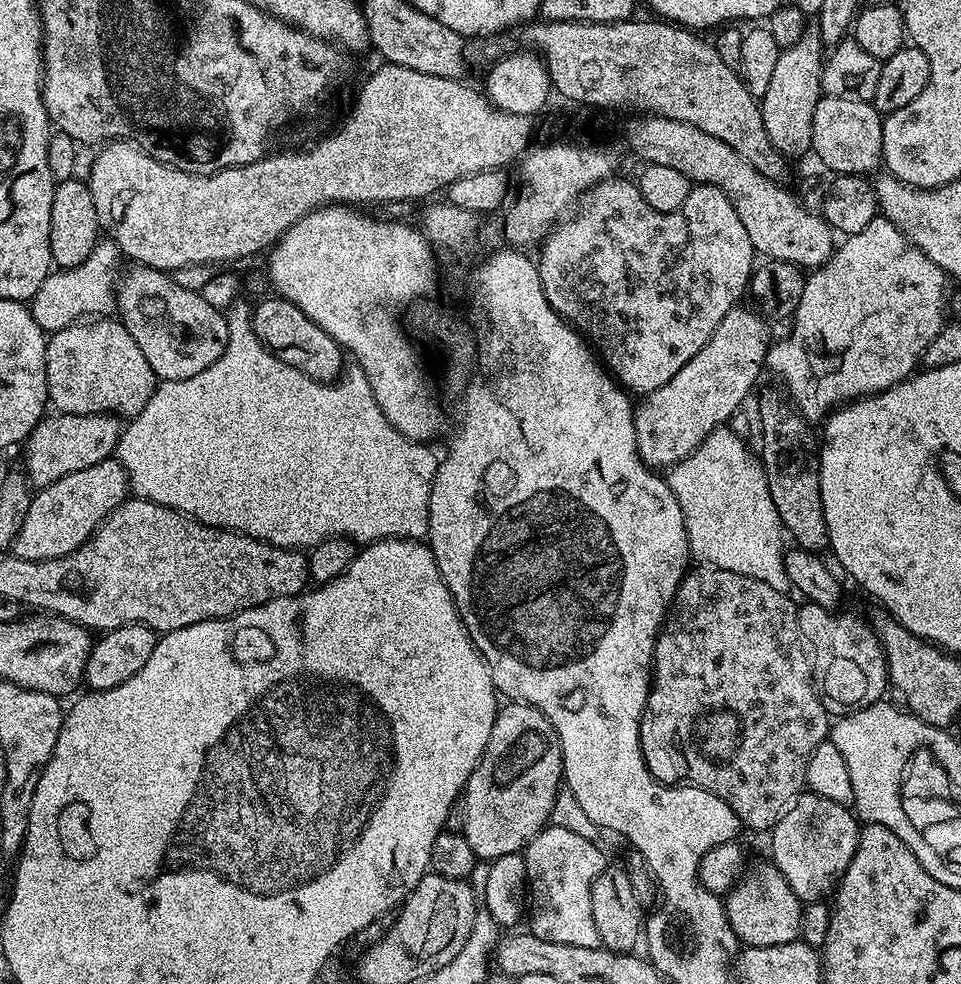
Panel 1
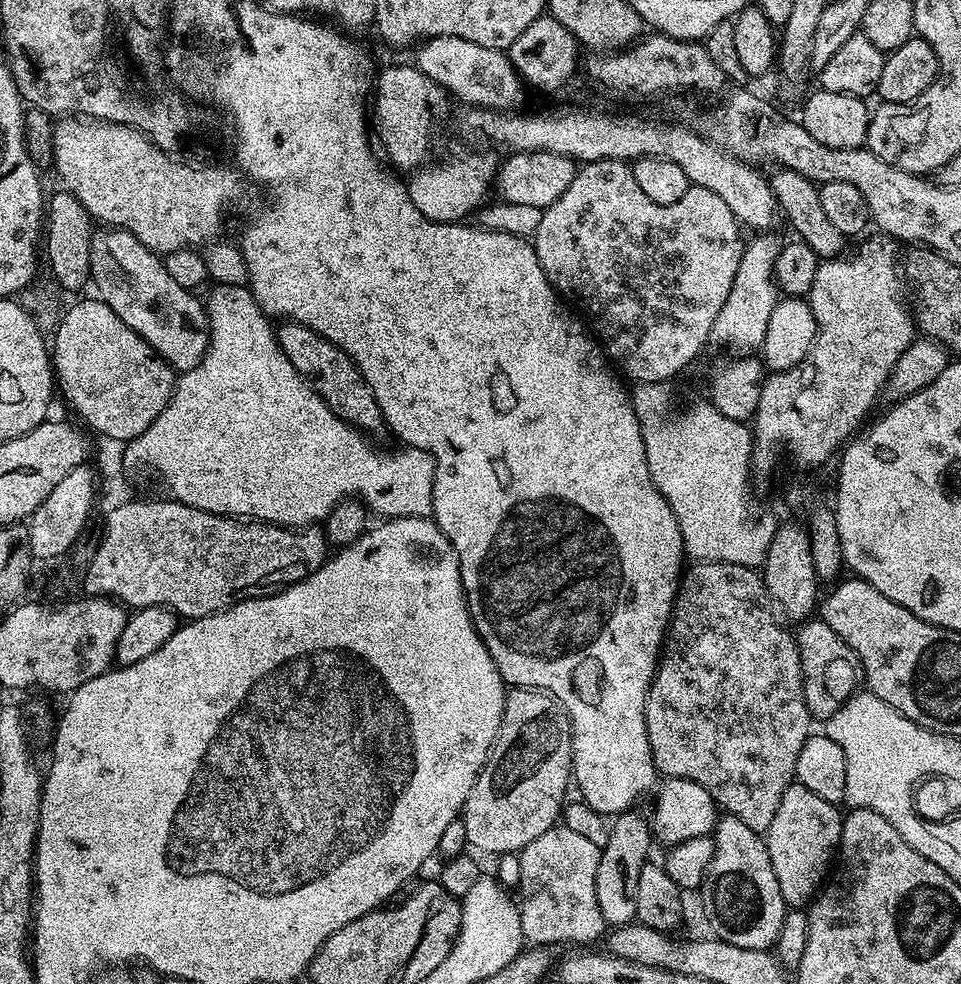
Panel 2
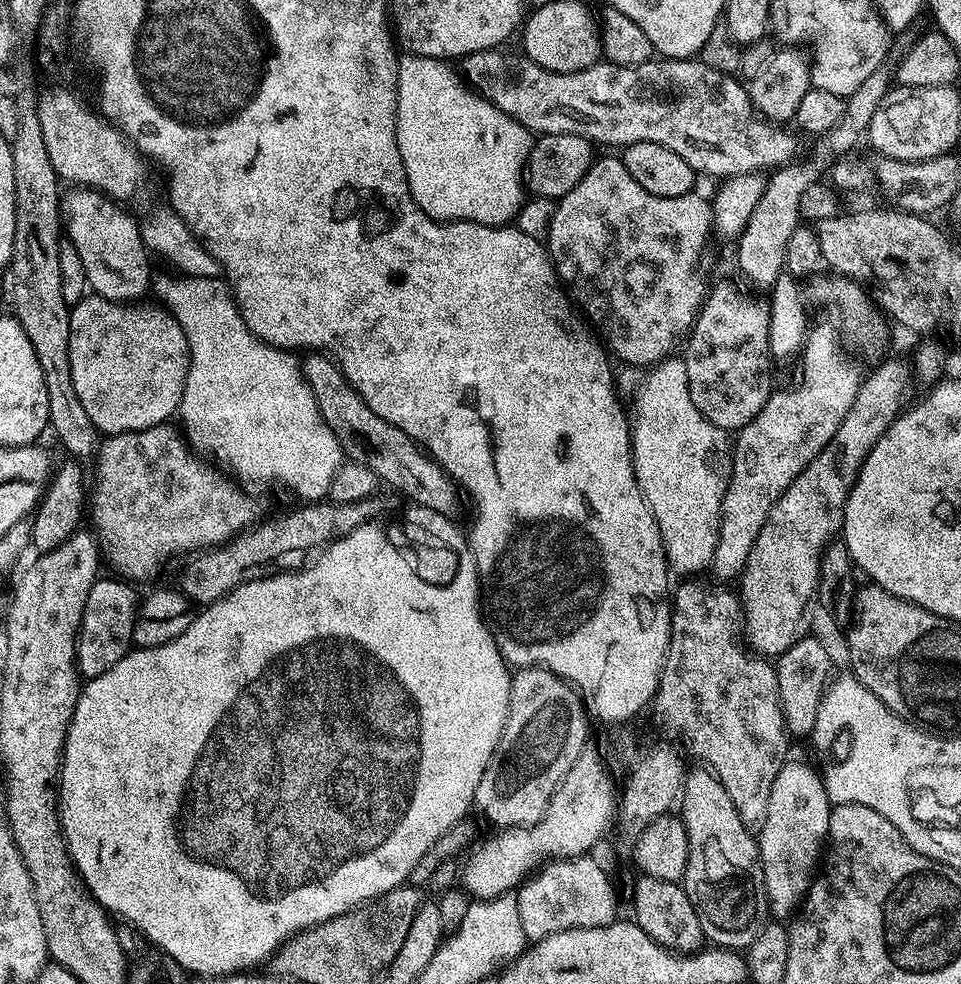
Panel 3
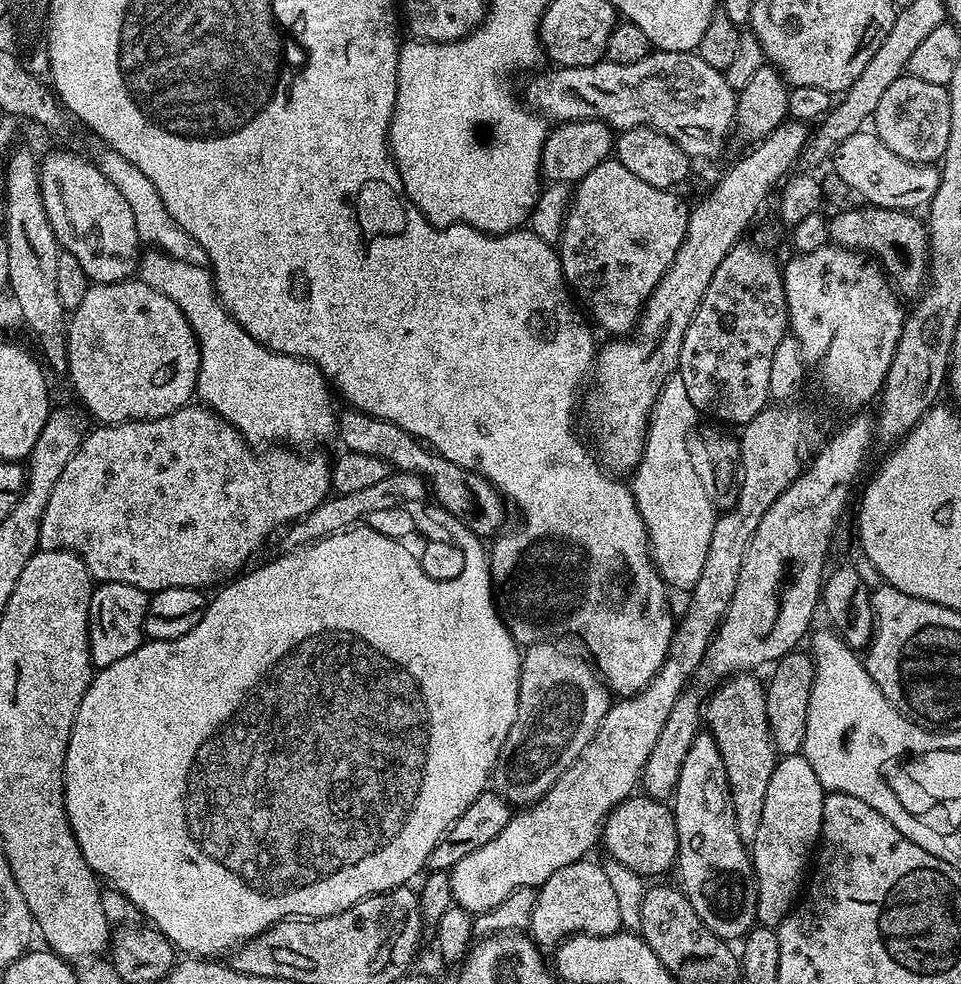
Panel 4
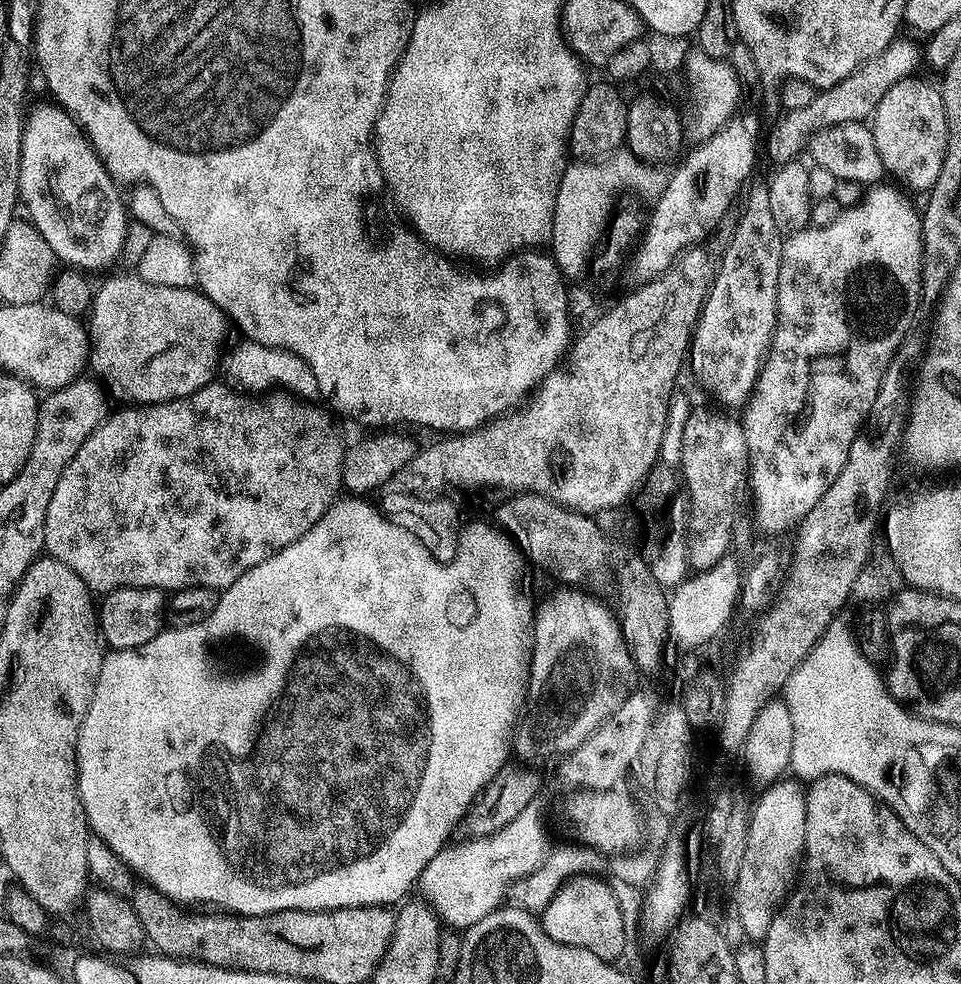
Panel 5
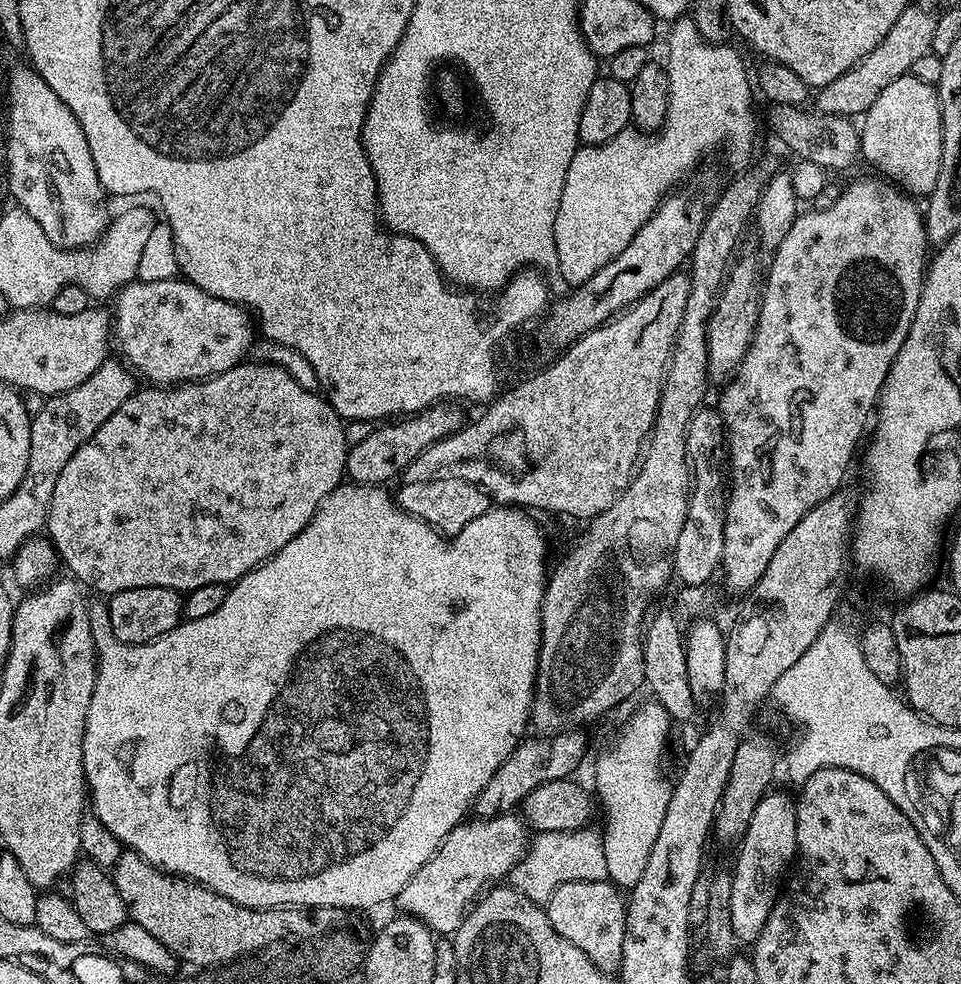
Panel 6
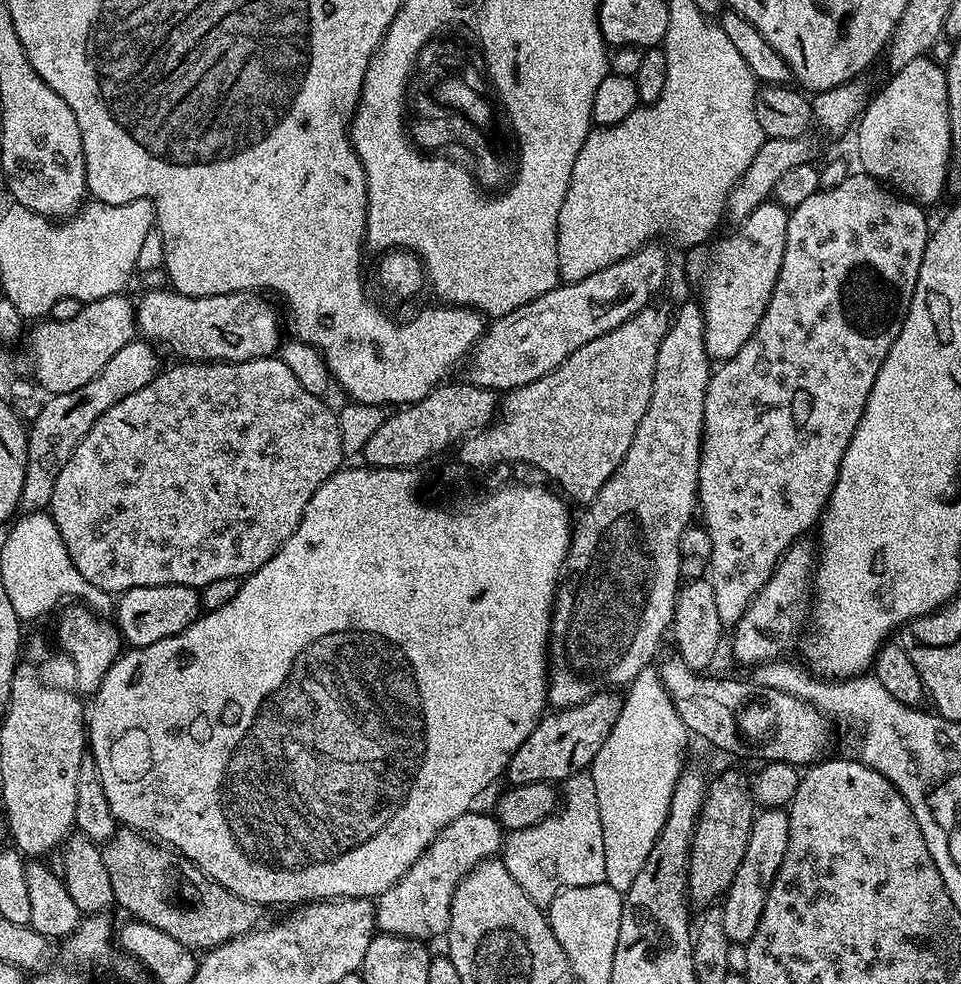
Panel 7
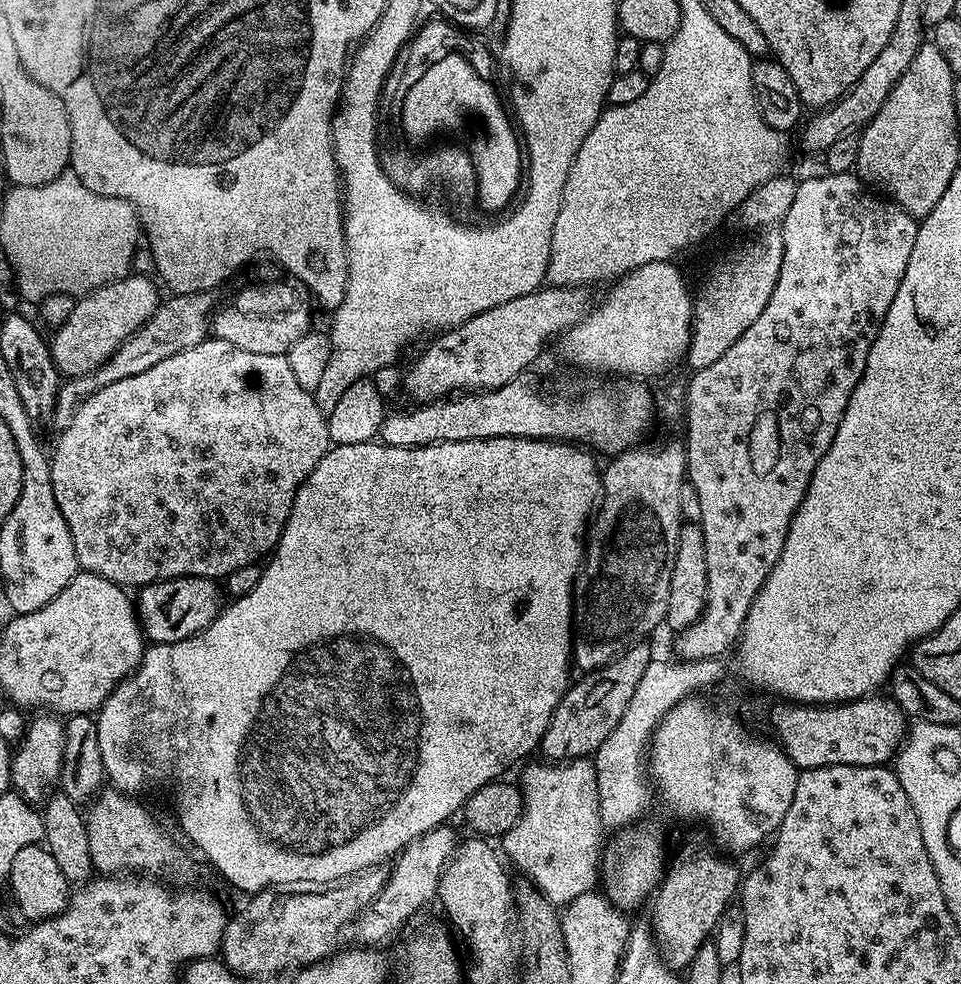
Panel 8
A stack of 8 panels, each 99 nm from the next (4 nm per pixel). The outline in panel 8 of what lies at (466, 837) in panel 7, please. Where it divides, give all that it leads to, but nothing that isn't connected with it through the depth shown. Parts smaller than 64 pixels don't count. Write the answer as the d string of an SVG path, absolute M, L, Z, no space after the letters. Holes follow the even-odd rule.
M445 822L437 828L432 828L426 834L414 838L414 842L410 842L400 855L395 857L388 874L388 881L372 899L371 905L358 917L355 928L357 927L357 934L364 939L361 941L379 944L378 942L382 940L390 939L407 916L414 915L423 904L428 904L431 900L433 903L437 899L440 891L440 876L444 873L444 867L451 860L458 843L458 835L456 836L452 826L451 823Z

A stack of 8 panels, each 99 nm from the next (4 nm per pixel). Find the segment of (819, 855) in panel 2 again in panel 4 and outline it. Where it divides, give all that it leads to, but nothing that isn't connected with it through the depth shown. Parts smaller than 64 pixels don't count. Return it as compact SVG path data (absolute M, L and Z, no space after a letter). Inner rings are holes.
M804 755L780 756L777 759L774 774L770 774L770 782L766 786L766 803L762 805L762 823L758 826L758 834L754 834L754 838L750 841L752 869L756 871L757 925L764 925L770 929L777 928L797 903L806 880L804 867L807 864L809 867L814 849L820 842L825 795L822 782L818 782L818 774L814 774L814 766L810 766Z

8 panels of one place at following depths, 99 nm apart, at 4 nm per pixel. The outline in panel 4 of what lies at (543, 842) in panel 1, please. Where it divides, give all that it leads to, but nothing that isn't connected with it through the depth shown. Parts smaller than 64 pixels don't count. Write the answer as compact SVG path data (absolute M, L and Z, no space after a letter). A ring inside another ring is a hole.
M585 858L570 866L562 866L562 870L550 874L536 892L530 935L541 949L555 949L560 941L577 934L609 936L621 931L617 895L601 865L590 861Z

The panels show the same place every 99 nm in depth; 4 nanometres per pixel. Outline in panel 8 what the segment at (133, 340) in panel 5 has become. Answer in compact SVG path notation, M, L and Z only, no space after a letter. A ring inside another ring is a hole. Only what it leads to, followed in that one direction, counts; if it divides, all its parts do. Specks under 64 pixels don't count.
M283 279L273 284L244 288L237 294L233 304L226 305L221 312L219 309L210 321L215 339L225 340L230 346L238 346L238 350L246 350L250 354L287 356L300 338L313 331L314 297L301 280Z

